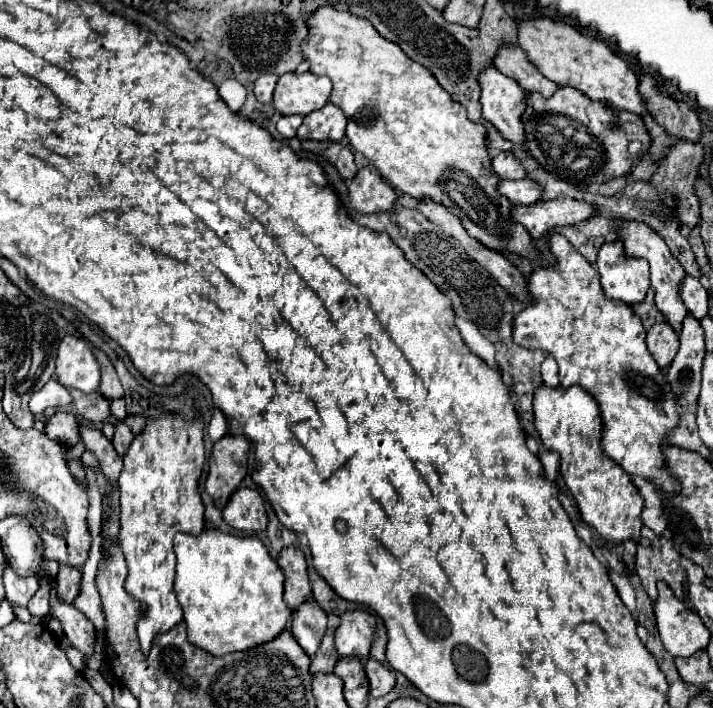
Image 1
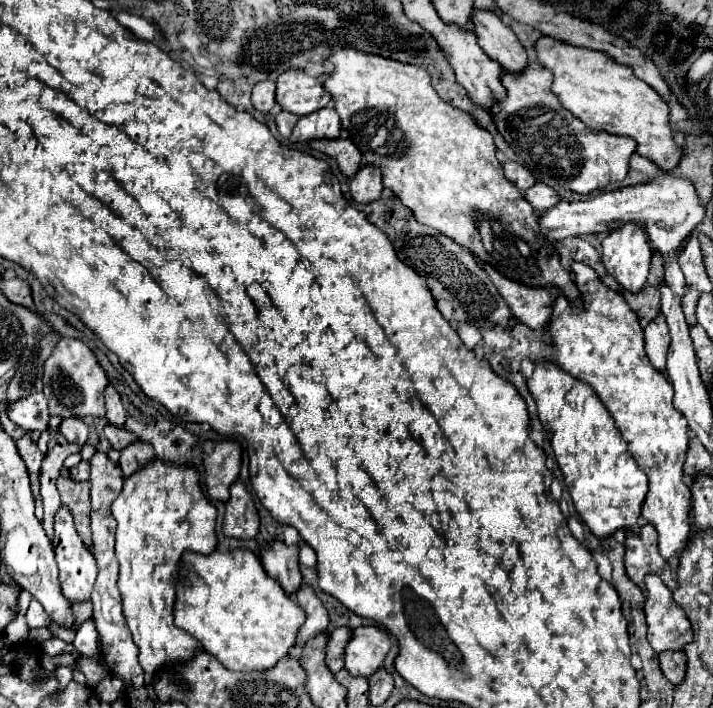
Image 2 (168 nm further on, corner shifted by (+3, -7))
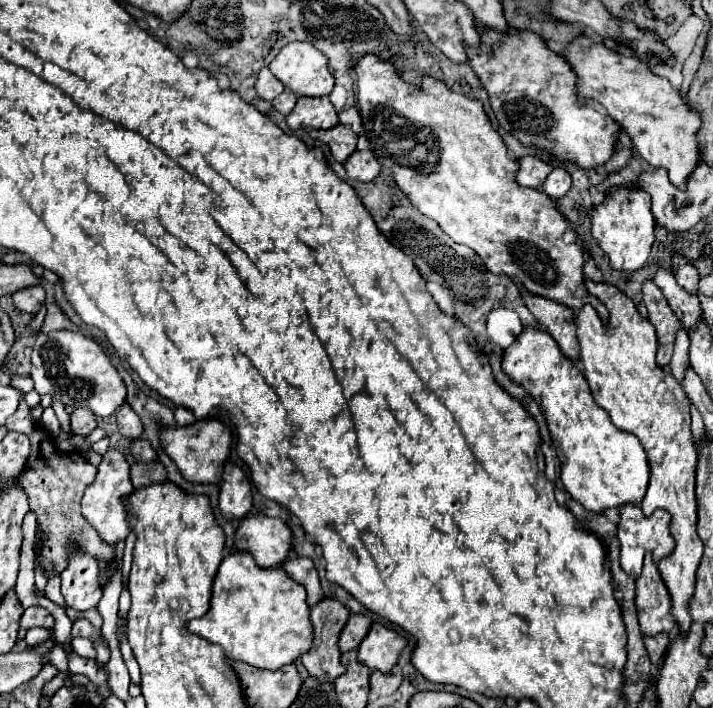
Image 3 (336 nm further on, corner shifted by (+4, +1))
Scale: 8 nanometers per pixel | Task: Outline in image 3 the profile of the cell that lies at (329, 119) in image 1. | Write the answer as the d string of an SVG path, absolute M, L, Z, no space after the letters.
M300 96L294 110L286 116L286 124L292 130L332 128L338 124L338 114L328 96L320 96L320 98Z

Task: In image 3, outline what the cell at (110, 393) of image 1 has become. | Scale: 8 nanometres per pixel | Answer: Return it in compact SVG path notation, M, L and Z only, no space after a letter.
M120 406L120 410L116 412L116 420L118 420L118 428L120 428L120 434L126 436L128 440L136 440L142 436L144 428L142 428L142 422L138 418L138 414L128 406Z

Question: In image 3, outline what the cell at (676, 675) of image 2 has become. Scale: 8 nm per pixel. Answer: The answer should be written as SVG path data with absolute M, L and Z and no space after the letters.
M656 634L656 636L644 636L644 646L648 656L652 658L652 664L660 664L666 656L668 648L668 634Z

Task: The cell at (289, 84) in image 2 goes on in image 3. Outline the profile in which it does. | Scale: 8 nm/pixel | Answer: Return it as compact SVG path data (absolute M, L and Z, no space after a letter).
M310 42L286 44L270 64L270 70L298 96L328 96L334 88L328 58Z

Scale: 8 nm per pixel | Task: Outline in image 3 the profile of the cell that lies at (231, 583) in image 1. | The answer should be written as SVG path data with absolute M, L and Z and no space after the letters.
M234 552L222 560L214 580L210 610L204 618L188 622L188 630L206 638L212 644L224 648L226 656L236 662L246 662L256 668L278 670L284 664L296 662L310 646L312 646L312 624L310 624L310 608L306 604L304 586L298 584L288 572L280 566L276 568L260 568L250 558L250 554Z

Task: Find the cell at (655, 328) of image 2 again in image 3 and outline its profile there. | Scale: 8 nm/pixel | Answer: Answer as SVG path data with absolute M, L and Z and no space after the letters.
M646 280L642 286L642 296L644 296L644 306L648 308L648 320L656 328L658 334L658 356L656 362L658 366L668 366L676 342L676 332L682 328L682 322L676 318L672 308L668 306L662 290L652 282Z

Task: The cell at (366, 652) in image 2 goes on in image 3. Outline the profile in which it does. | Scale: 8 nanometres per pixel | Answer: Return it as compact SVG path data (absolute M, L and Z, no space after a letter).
M376 622L358 646L358 662L370 670L390 672L406 644L408 642L404 636Z

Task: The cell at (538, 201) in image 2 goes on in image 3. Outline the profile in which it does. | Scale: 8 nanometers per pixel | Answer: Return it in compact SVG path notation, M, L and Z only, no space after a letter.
M554 168L550 172L550 176L546 178L546 182L544 182L544 192L552 200L558 200L558 198L562 198L570 190L570 186L572 186L570 174L564 168Z

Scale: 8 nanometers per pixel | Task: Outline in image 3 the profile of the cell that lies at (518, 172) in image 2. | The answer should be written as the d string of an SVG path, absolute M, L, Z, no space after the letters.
M524 156L518 162L520 162L520 170L516 174L516 180L520 182L520 186L528 186L528 188L542 186L544 180L548 178L548 174L554 170L552 164L540 160L536 156Z

